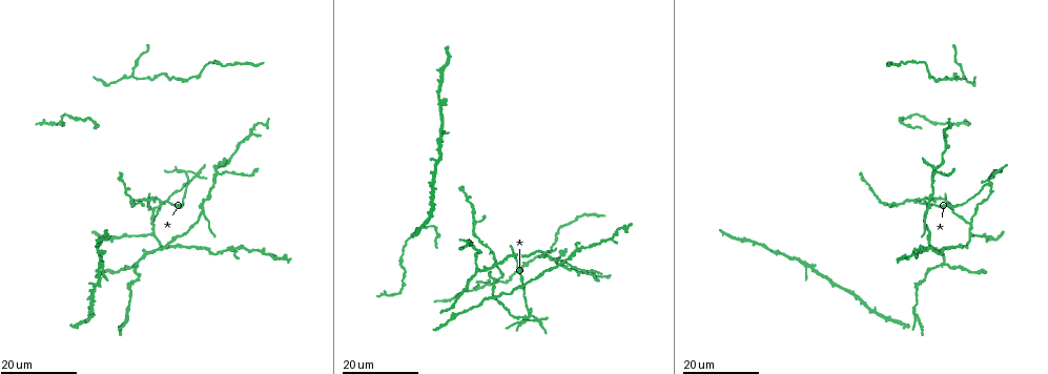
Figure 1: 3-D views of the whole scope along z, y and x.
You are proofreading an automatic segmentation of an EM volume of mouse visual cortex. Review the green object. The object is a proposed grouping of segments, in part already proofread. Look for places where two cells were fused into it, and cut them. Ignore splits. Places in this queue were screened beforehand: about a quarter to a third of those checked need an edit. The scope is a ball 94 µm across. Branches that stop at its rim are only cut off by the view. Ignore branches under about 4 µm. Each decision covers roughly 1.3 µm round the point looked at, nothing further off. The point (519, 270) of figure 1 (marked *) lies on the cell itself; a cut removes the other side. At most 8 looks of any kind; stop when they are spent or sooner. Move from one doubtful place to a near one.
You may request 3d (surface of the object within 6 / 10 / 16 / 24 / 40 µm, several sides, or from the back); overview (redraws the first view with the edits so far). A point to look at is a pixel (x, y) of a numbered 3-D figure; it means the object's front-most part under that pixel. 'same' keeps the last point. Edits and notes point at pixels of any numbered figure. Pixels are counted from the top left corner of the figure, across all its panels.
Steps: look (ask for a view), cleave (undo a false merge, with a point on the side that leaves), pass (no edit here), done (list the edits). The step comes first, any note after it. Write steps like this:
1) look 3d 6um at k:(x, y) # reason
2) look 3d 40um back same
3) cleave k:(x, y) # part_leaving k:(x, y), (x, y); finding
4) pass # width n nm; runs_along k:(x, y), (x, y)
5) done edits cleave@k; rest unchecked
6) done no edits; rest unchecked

look 3d 16um at 1:(476, 271) # four arms meet

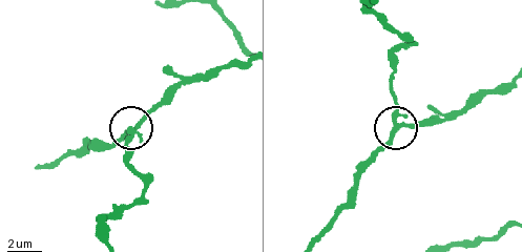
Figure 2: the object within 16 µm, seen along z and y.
look 3d 6um at 2:(395, 123)

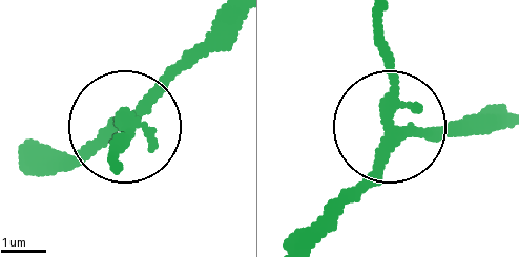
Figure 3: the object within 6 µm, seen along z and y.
look 3d 6um back at 3:(387, 124)

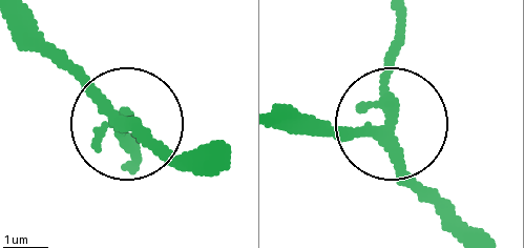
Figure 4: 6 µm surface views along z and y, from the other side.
pass # width 260 nm; continuous, no second cell

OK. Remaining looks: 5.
look 3d 24um at 1:(477, 223) # four or more arms meet

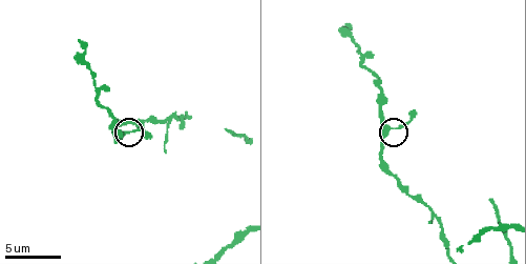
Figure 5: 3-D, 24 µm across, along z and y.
look 3d 10um at 5:(388, 127) # zoom in

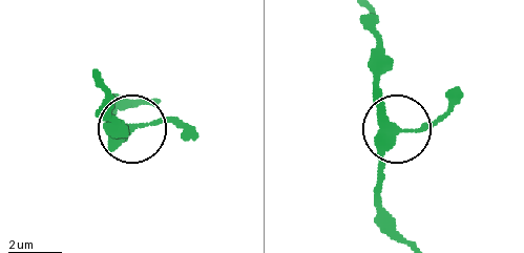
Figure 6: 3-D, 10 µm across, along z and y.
pass # arms 4; runs_along 6:(413, 244), (381, 203), (379, 155), (399, 131), (458, 104); one cell here

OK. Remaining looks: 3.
look 3d 16um at 1:(202, 212) # two arms at a narrow angle

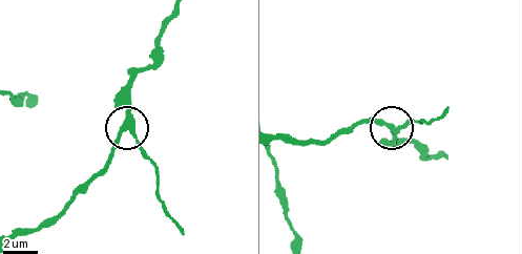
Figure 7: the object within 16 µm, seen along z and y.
look 3d 10um at 7:(122, 125)

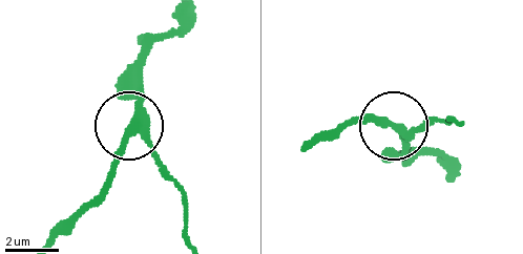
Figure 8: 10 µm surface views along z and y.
cleave 8:(155, 159) # width 250 nm; part_leaving 8:(143, 122), (154, 161), (182, 194), (184, 235); two cells meet here

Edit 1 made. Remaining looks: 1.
done edits cleave@8; rest unchecked

